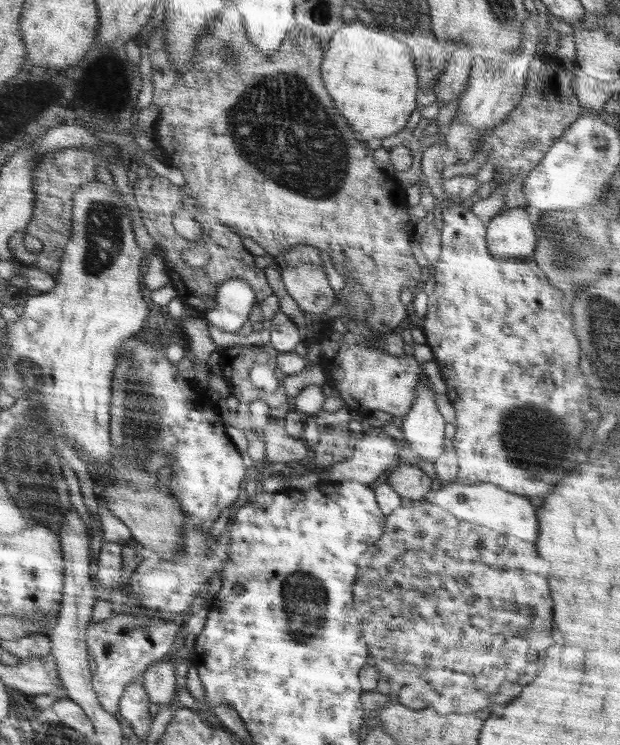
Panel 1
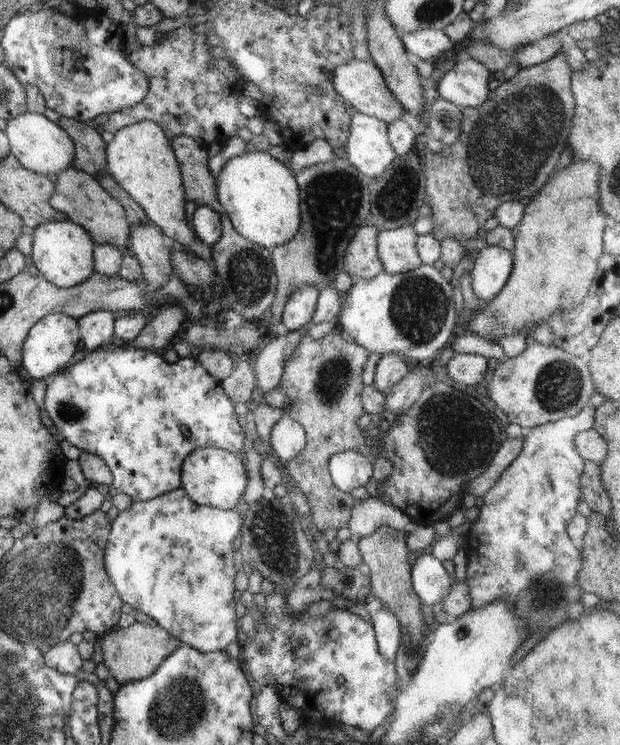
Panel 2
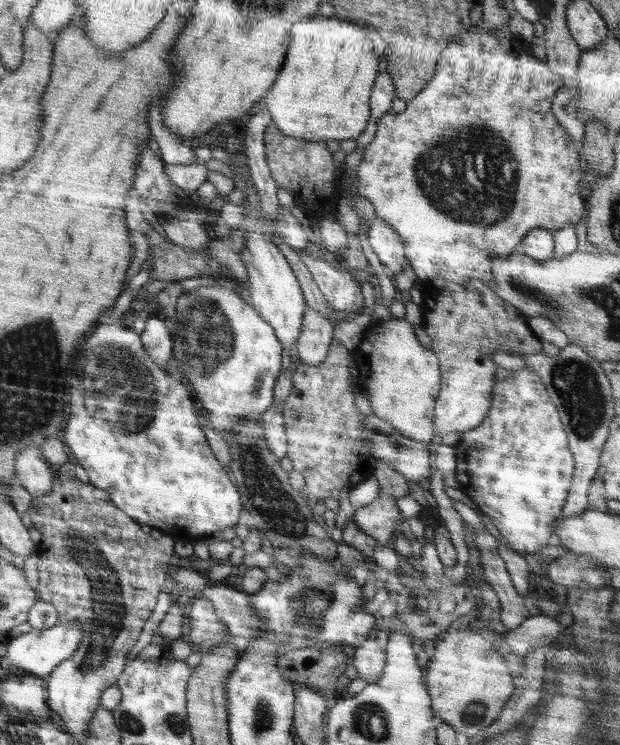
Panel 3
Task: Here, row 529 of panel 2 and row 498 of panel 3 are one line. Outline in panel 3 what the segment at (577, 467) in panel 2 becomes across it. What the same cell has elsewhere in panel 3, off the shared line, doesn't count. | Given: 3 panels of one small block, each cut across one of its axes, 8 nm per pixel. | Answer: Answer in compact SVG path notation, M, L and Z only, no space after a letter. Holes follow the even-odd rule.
M499 367L494 374L494 388L490 410L476 428L466 431L454 444L456 449L456 487L465 492L478 505L518 554L538 553L553 541L555 521L559 519L563 504L567 502L572 486L574 460L568 450L567 434L558 410L548 396L540 376L529 368L514 371Z

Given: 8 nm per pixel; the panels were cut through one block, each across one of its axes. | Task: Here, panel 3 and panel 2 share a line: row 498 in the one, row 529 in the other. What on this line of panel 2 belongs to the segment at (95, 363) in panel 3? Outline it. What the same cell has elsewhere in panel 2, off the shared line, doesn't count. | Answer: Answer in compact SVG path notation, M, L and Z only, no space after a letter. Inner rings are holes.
M180 488L148 501L132 502L110 526L105 549L105 569L122 602L155 620L179 643L202 653L224 652L234 642L242 642L234 600L234 540L241 532L241 508L222 510L196 505Z

